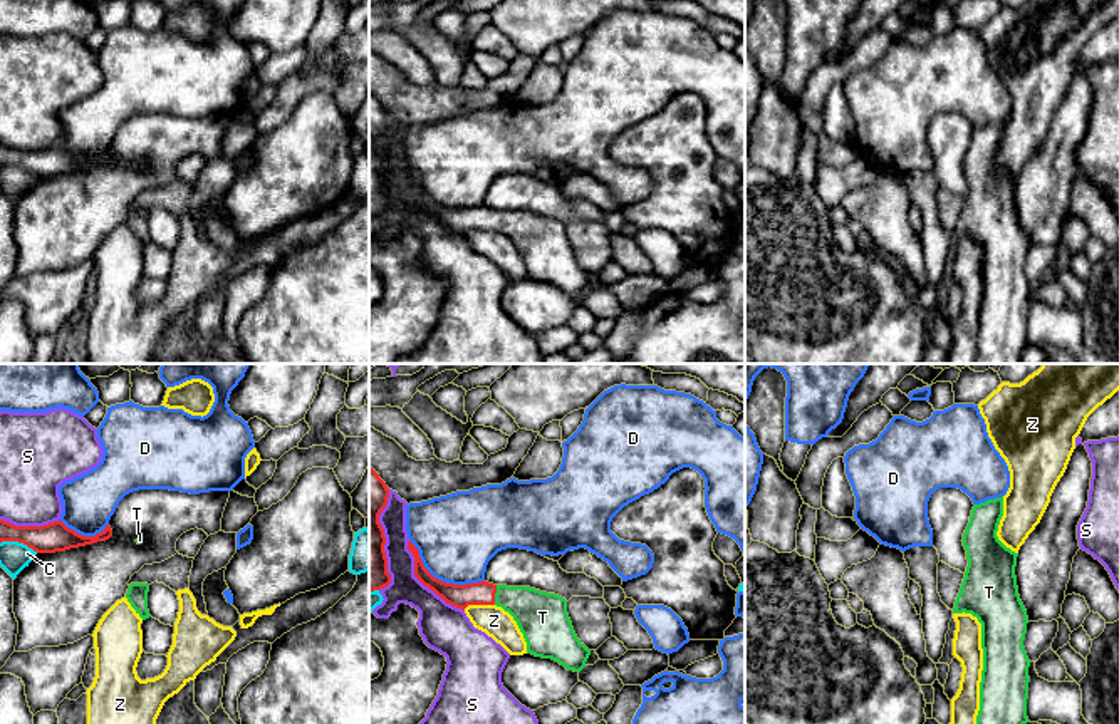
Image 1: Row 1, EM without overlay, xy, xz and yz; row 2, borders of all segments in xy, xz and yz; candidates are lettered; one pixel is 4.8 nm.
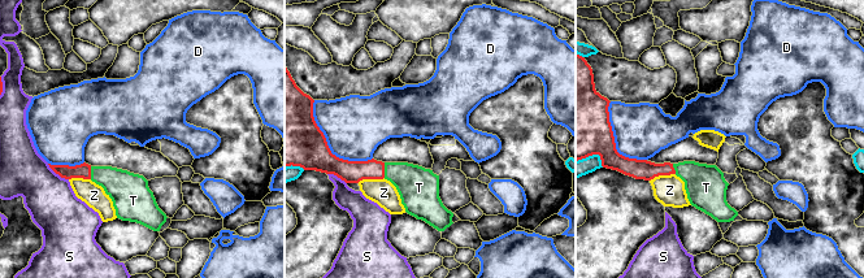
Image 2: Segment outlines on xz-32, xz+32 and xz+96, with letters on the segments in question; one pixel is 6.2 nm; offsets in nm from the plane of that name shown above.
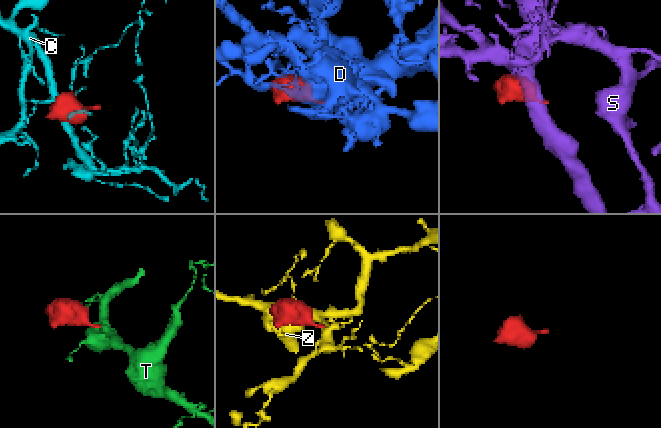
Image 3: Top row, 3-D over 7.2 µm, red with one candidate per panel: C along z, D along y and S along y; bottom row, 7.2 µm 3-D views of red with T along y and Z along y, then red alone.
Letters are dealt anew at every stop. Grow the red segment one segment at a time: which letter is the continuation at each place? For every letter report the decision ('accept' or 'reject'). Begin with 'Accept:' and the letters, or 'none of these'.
Accept: T
C: reject
D: reject
S: reject
T: accept
Z: reject

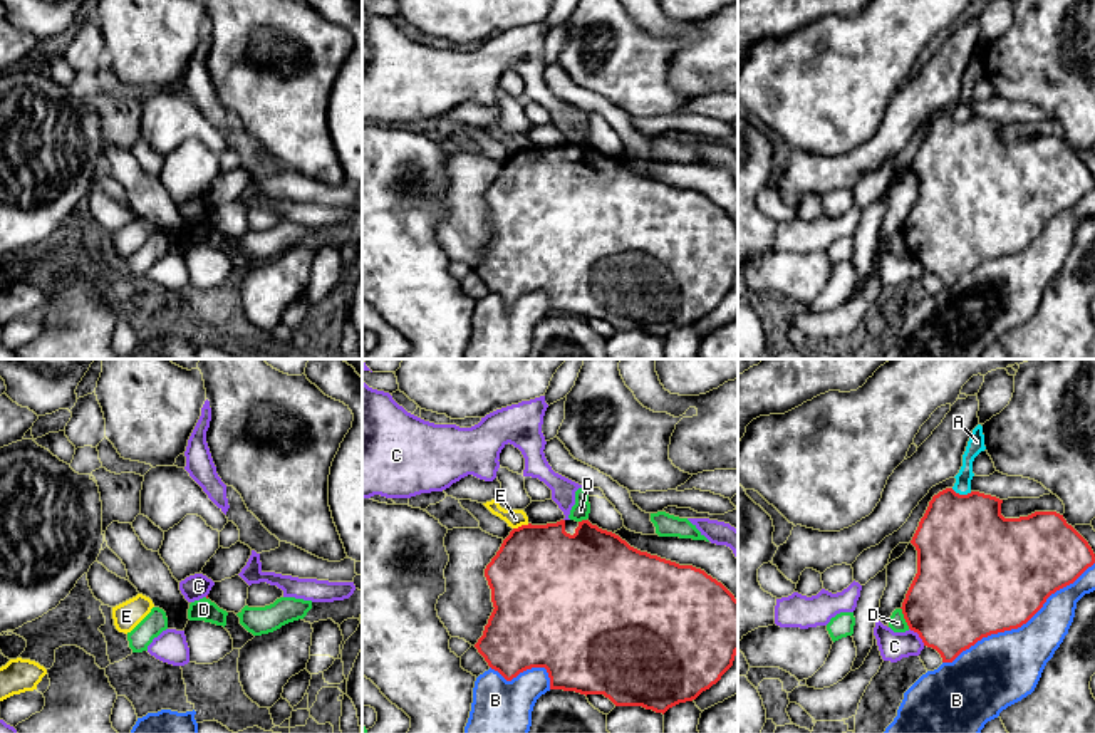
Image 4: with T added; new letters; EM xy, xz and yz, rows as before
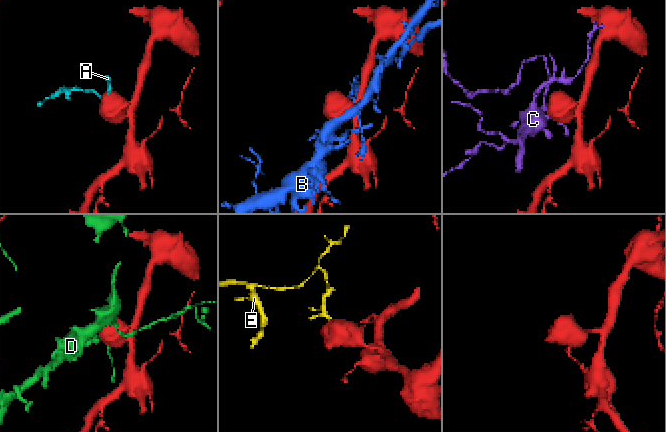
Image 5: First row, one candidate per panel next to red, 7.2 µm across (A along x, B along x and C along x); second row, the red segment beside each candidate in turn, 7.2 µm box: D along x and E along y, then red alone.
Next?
Accept: none of these
A: reject
B: reject
C: reject
D: reject
E: reject

